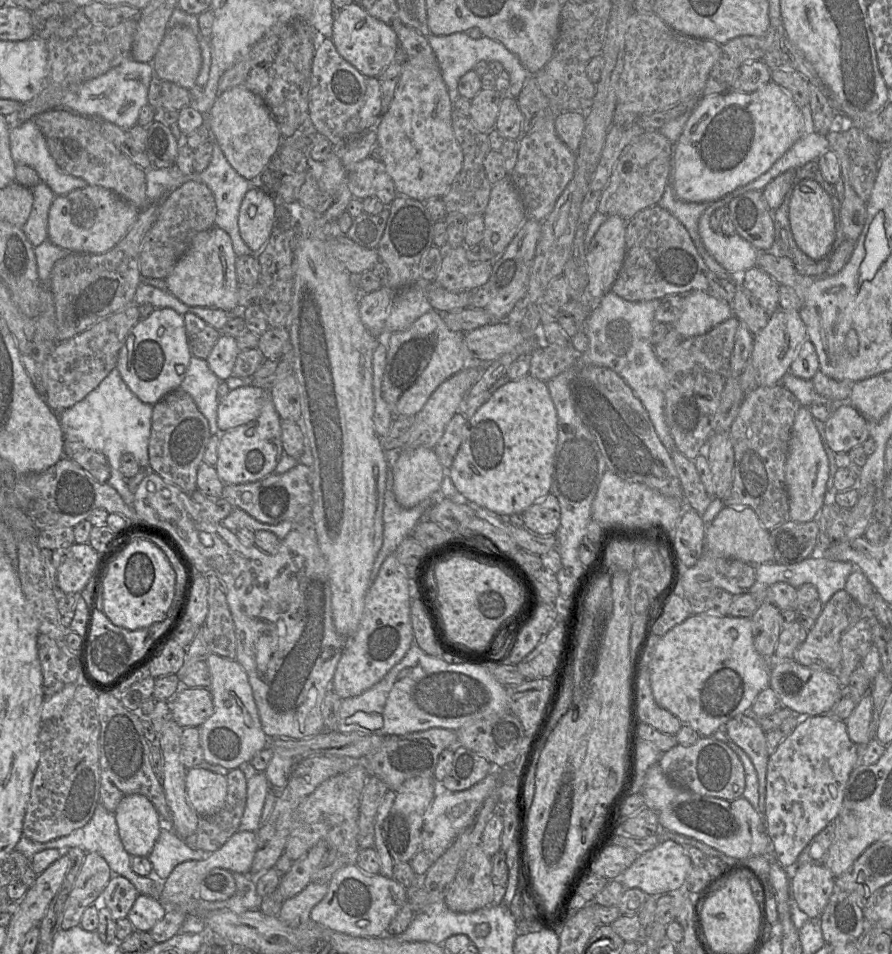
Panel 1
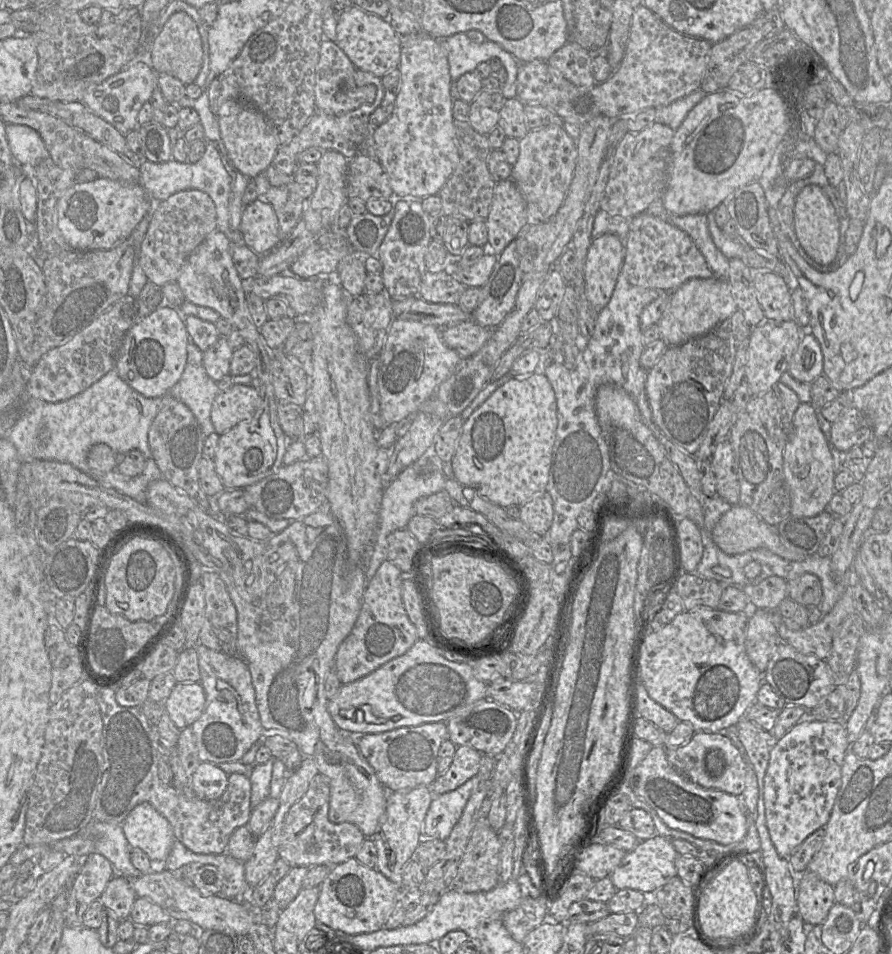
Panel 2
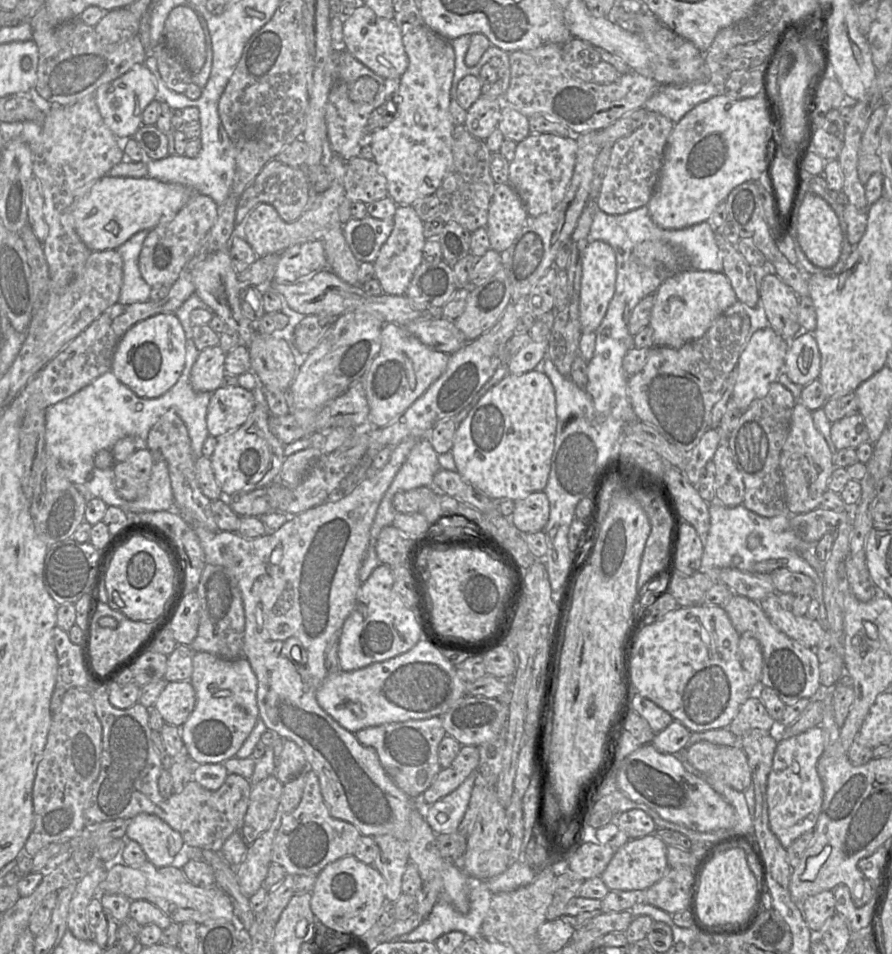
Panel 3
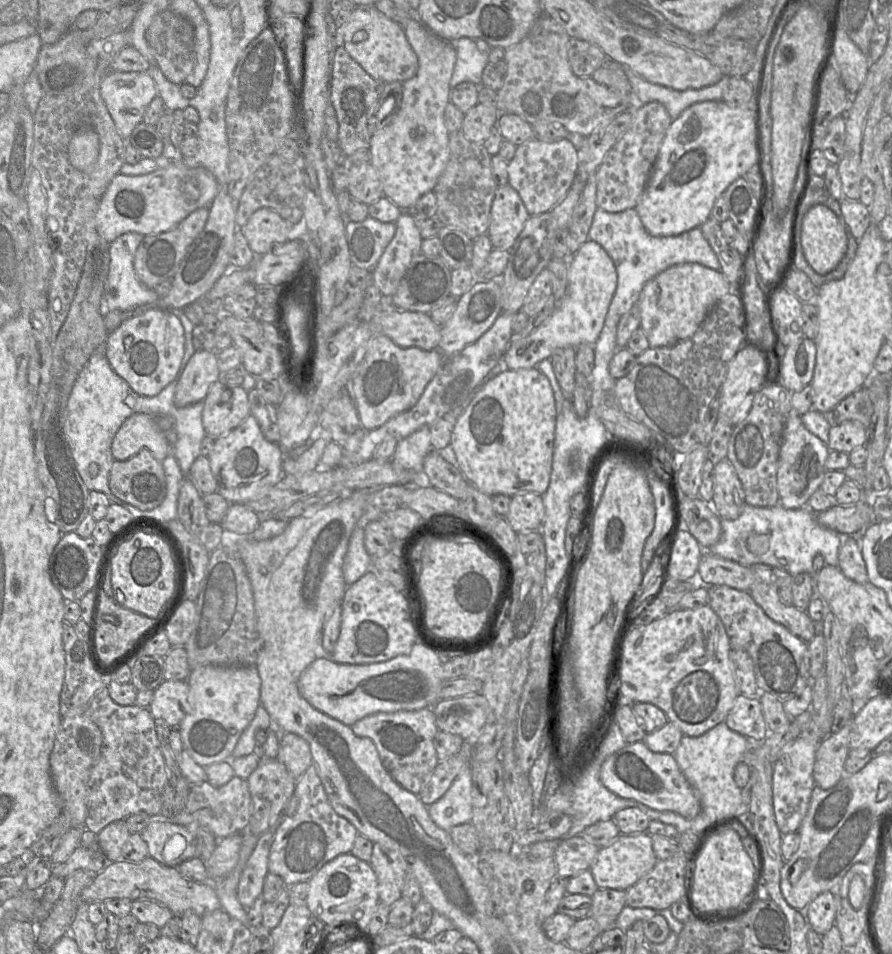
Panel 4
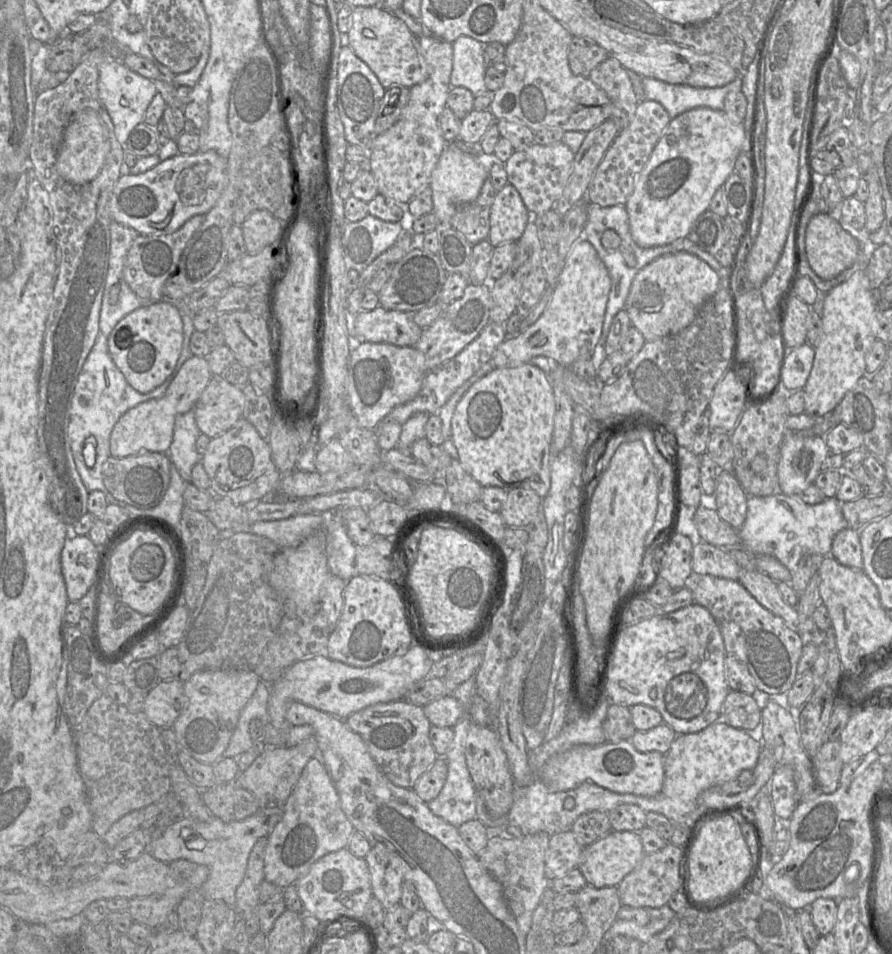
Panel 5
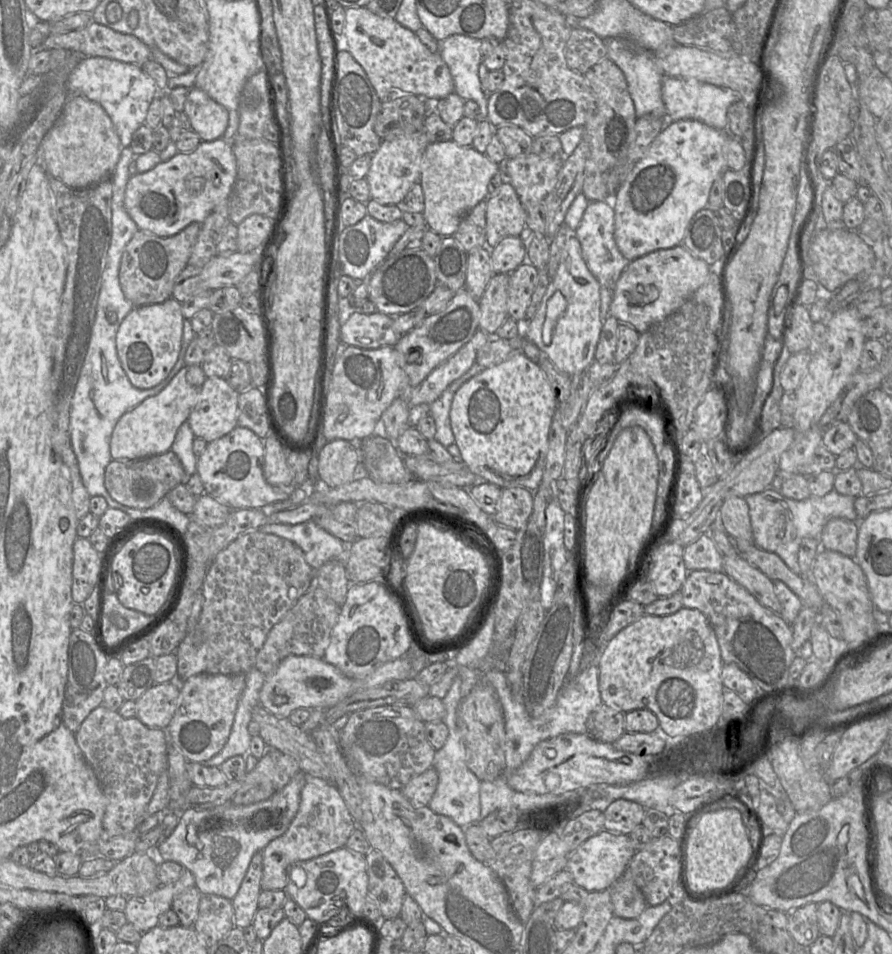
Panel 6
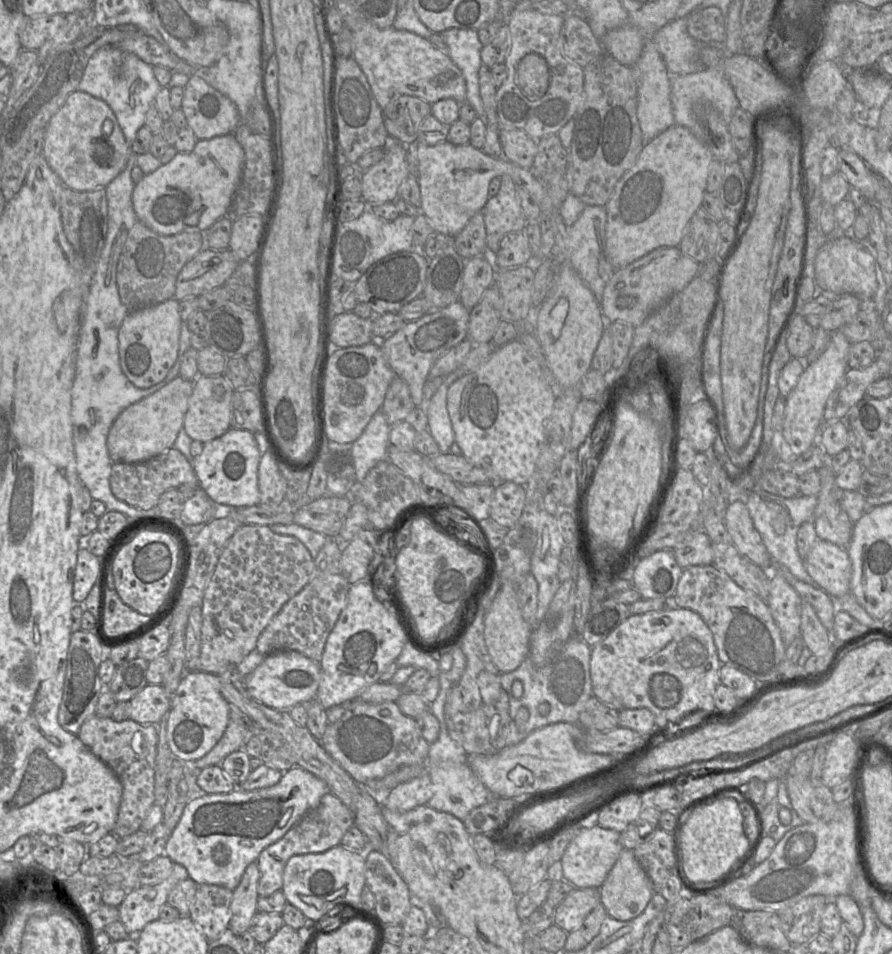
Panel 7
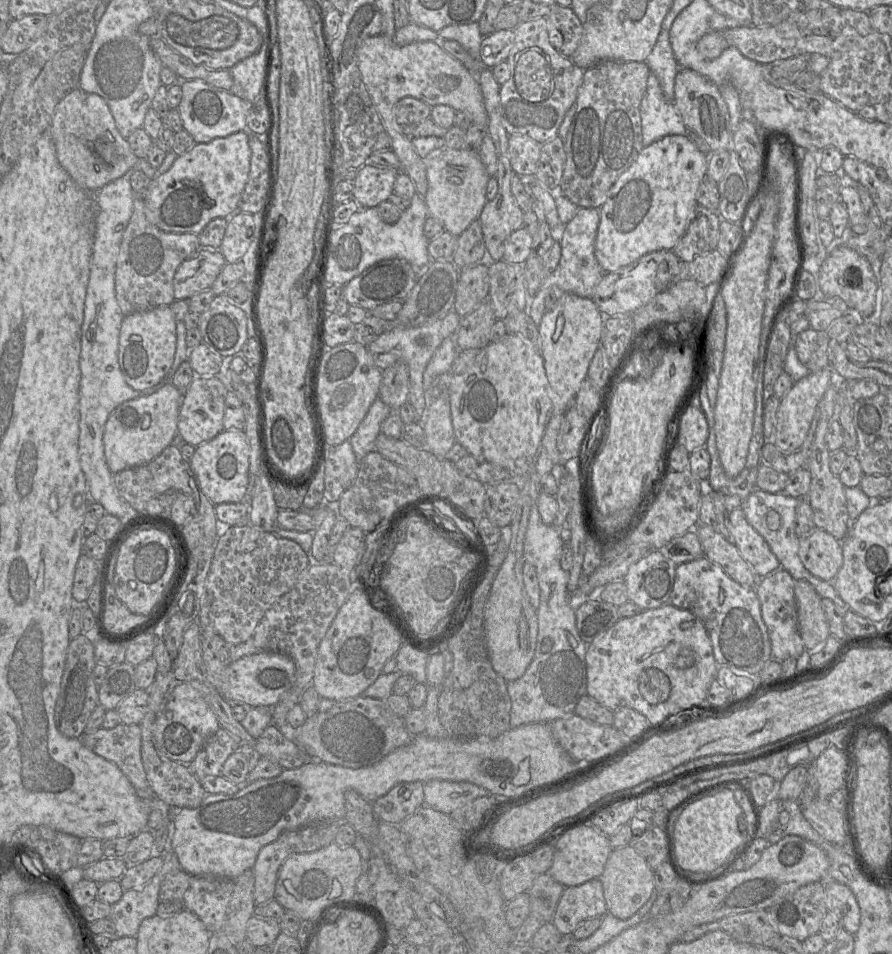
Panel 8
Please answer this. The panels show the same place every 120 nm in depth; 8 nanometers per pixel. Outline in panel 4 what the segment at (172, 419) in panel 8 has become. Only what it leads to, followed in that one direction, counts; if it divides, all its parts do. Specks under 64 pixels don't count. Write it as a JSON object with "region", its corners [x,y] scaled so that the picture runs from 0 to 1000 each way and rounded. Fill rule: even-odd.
{"region":[[[221,367],[211,378],[197,405],[195,423],[205,428],[228,421],[235,406],[247,396],[243,369]],[[152,433],[142,438],[126,463],[128,482],[143,482],[164,470],[182,484],[192,475],[192,468],[175,440],[176,437],[163,433]]]}

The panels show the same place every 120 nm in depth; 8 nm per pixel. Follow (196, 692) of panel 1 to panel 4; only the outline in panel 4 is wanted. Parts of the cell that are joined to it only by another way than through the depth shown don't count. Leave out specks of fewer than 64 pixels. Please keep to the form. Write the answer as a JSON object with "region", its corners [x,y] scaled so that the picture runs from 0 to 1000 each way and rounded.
{"region":[[[184,713],[172,725],[167,745],[173,754],[184,755],[192,763],[200,763],[213,746],[212,718],[209,713]]]}

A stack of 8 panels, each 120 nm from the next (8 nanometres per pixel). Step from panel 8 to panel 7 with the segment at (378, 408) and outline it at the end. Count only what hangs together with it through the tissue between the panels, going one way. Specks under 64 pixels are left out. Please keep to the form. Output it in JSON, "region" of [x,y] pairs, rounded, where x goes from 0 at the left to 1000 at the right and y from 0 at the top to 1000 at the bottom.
{"region":[[[425,430],[405,457],[393,465],[392,483],[401,505],[406,505],[411,496],[425,484],[434,482],[437,448],[432,435]]]}

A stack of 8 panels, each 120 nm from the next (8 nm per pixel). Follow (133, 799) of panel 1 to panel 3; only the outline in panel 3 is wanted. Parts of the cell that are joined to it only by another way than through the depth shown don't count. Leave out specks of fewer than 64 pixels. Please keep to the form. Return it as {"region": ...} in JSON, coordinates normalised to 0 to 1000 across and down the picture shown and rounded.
{"region":[[[156,852],[147,858],[140,877],[152,882],[176,910],[195,908],[205,911],[213,901],[204,897],[207,882],[202,873],[173,853]]]}

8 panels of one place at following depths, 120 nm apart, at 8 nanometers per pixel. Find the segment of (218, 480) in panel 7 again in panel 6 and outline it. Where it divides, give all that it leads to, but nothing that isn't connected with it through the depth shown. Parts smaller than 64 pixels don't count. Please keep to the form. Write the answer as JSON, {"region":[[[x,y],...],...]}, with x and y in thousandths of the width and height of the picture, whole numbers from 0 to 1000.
{"region":[[[266,447],[254,456],[234,463],[222,479],[221,496],[233,518],[260,535],[293,534],[324,522],[331,512],[314,512],[299,506],[296,493],[296,462],[283,451]]]}

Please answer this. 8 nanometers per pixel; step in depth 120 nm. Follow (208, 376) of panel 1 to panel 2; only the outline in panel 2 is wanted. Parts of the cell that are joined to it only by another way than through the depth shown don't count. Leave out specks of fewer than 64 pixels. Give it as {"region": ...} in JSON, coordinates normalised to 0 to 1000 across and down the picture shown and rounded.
{"region":[[[211,355],[211,375],[202,398],[187,412],[206,422],[220,437],[230,458],[241,449],[237,441],[237,429],[246,412],[244,403],[232,392],[228,381],[228,369]]]}

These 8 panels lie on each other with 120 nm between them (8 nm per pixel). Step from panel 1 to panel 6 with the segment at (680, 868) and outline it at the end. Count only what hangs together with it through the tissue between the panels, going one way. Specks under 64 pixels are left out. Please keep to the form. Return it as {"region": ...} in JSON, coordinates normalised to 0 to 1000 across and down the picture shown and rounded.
{"region":[[[676,870],[638,895],[635,912],[640,915],[643,927],[657,934],[683,933],[701,916],[712,894],[705,875]]]}

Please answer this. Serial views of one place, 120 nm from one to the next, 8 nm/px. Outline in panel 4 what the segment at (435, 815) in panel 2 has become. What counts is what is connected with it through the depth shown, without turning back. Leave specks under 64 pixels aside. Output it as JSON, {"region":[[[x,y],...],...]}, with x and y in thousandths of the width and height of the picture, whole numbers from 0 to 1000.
{"region":[[[527,800],[521,801],[502,829],[480,845],[485,862],[503,872],[512,865],[529,860],[529,808]]]}

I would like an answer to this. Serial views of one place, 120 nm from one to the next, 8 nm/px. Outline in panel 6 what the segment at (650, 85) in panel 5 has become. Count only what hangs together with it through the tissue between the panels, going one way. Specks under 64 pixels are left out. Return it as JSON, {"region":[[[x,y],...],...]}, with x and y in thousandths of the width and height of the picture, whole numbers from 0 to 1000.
{"region":[[[743,80],[742,82],[741,100],[747,113],[749,127],[776,125],[807,137],[815,137],[816,112],[832,104],[826,95],[816,92],[808,92],[779,83],[751,80]]]}

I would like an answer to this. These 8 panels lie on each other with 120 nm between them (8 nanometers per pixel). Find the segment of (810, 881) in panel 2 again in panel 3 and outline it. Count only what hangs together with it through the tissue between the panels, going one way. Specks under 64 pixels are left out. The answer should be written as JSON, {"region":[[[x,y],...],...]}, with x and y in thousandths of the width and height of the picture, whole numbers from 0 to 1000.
{"region":[[[925,933],[900,944],[900,962],[911,978],[920,978],[937,957],[934,934]]]}

